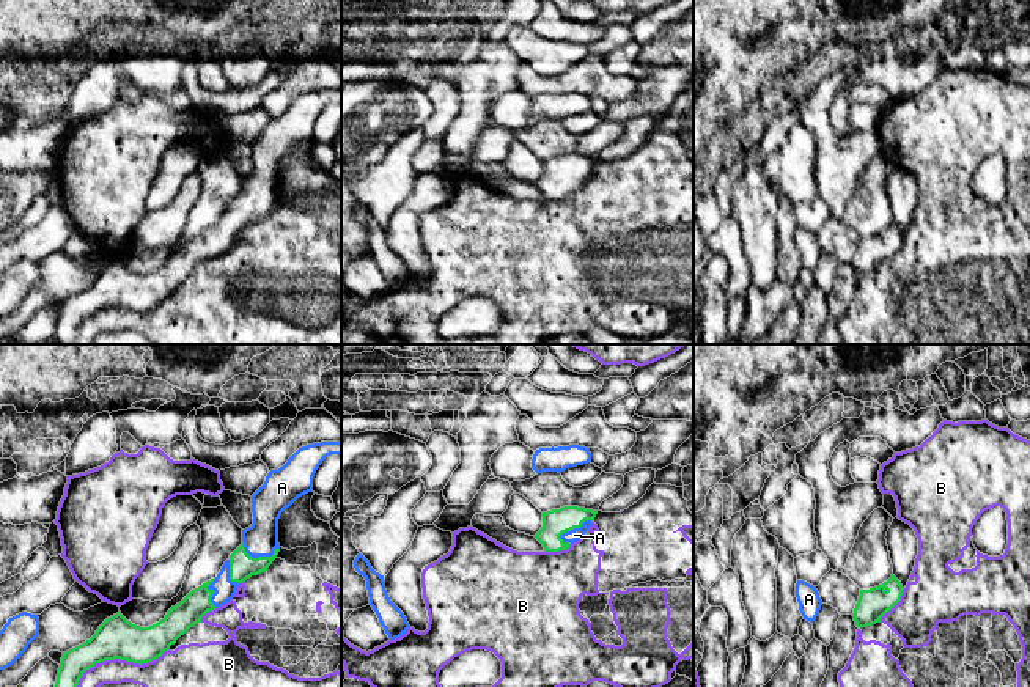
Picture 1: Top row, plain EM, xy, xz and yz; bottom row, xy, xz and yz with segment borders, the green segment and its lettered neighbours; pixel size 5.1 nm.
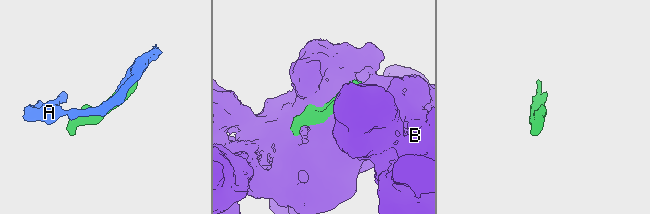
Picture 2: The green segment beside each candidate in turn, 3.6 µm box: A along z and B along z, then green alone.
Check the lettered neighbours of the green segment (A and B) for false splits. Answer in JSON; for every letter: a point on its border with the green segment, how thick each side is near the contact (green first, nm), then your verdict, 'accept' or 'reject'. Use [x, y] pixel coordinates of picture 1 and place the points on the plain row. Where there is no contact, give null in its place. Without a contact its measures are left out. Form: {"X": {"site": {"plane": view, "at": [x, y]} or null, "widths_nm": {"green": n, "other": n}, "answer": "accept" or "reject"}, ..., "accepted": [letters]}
{"A": {"site": {"plane": "xz", "at": [574, 175]}, "widths_nm": {"green": 140, "other": 70}, "answer": "accept"}, "B": {"site": {"plane": "xy", "at": [115, 305]}, "widths_nm": {"green": 200, "other": 180}, "answer": "reject"}, "accepted": ["A"]}

